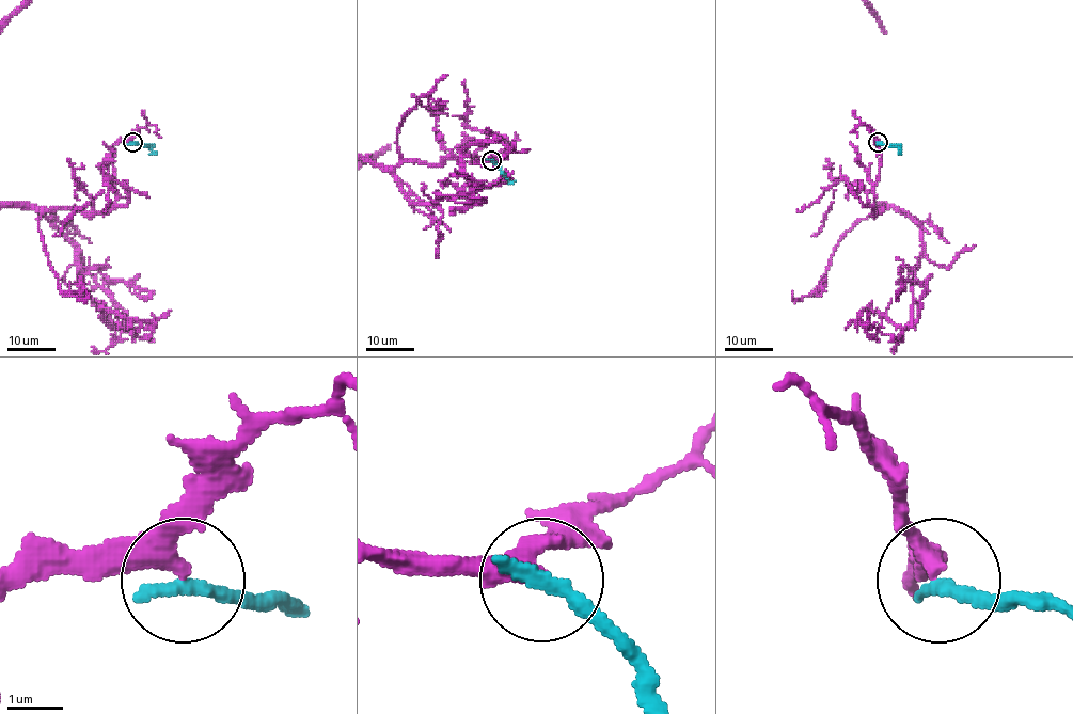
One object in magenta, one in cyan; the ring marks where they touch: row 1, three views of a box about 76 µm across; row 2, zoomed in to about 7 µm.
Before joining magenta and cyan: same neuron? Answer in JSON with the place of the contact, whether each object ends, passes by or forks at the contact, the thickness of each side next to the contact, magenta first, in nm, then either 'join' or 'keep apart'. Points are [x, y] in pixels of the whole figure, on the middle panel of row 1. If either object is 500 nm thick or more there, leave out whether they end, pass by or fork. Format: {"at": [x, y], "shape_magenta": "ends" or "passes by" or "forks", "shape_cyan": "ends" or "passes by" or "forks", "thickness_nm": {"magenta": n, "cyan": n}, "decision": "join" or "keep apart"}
{"at": [491, 160], "shape_magenta": "passes by", "shape_cyan": "ends", "thickness_nm": {"magenta": 300, "cyan": 320}, "decision": "keep apart"}

